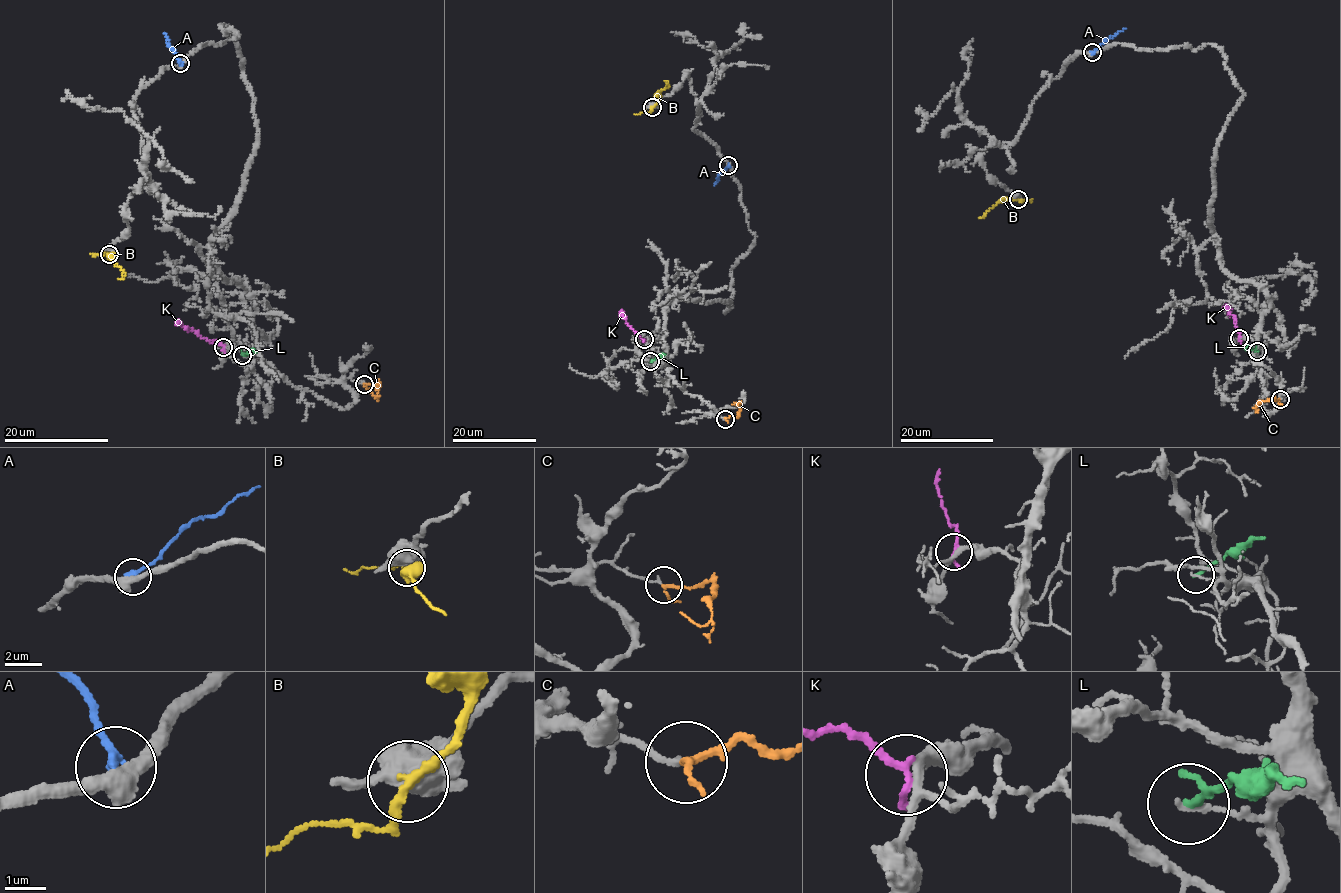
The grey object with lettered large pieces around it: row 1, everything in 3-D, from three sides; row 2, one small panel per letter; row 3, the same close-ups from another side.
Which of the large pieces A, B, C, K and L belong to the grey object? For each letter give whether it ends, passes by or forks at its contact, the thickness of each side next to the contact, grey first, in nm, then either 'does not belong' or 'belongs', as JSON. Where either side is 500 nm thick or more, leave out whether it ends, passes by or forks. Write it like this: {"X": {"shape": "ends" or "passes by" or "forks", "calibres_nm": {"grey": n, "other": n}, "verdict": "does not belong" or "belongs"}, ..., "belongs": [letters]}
{"A": {"shape": "ends", "calibres_nm": {"grey": 440, "other": 300}, "verdict": "does not belong"}, "B": {"shape": "passes by", "calibres_nm": {"grey": 480, "other": 200}, "verdict": "does not belong"}, "C": {"shape": "passes by", "calibres_nm": {"grey": 140, "other": 140}, "verdict": "belongs"}, "K": {"shape": "ends", "calibres_nm": {"grey": 190, "other": 240}, "verdict": "does not belong"}, "L": {"shape": "passes by", "calibres_nm": {"grey": 120, "other": 130}, "verdict": "does not belong"}, "belongs": ["C"]}

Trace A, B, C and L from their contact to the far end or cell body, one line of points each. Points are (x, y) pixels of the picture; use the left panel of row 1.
A: (180, 63), (165, 34)
B: (108, 254), (113, 253), (113, 262), (119, 265), (124, 275), (117, 279)
C: (365, 384), (378, 384), (375, 395), (369, 392)
L: (242, 355), (256, 351)

